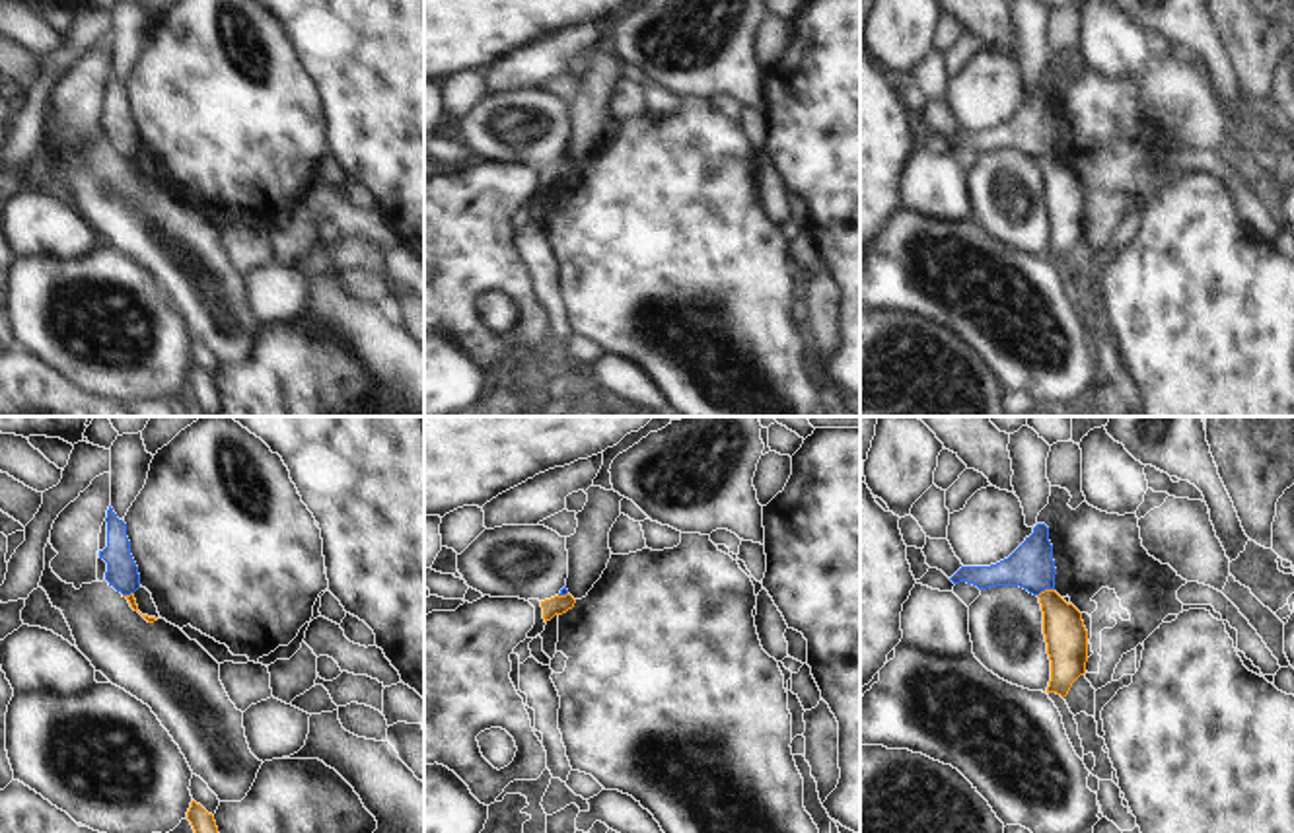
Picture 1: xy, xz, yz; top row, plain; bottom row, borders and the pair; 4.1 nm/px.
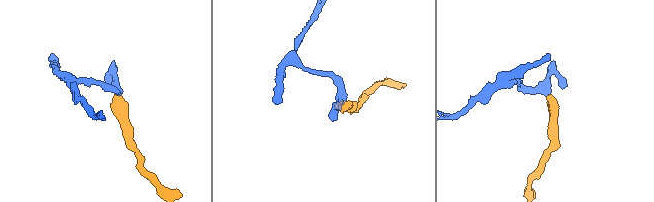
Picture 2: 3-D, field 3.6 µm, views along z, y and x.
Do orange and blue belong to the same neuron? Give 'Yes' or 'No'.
No.

